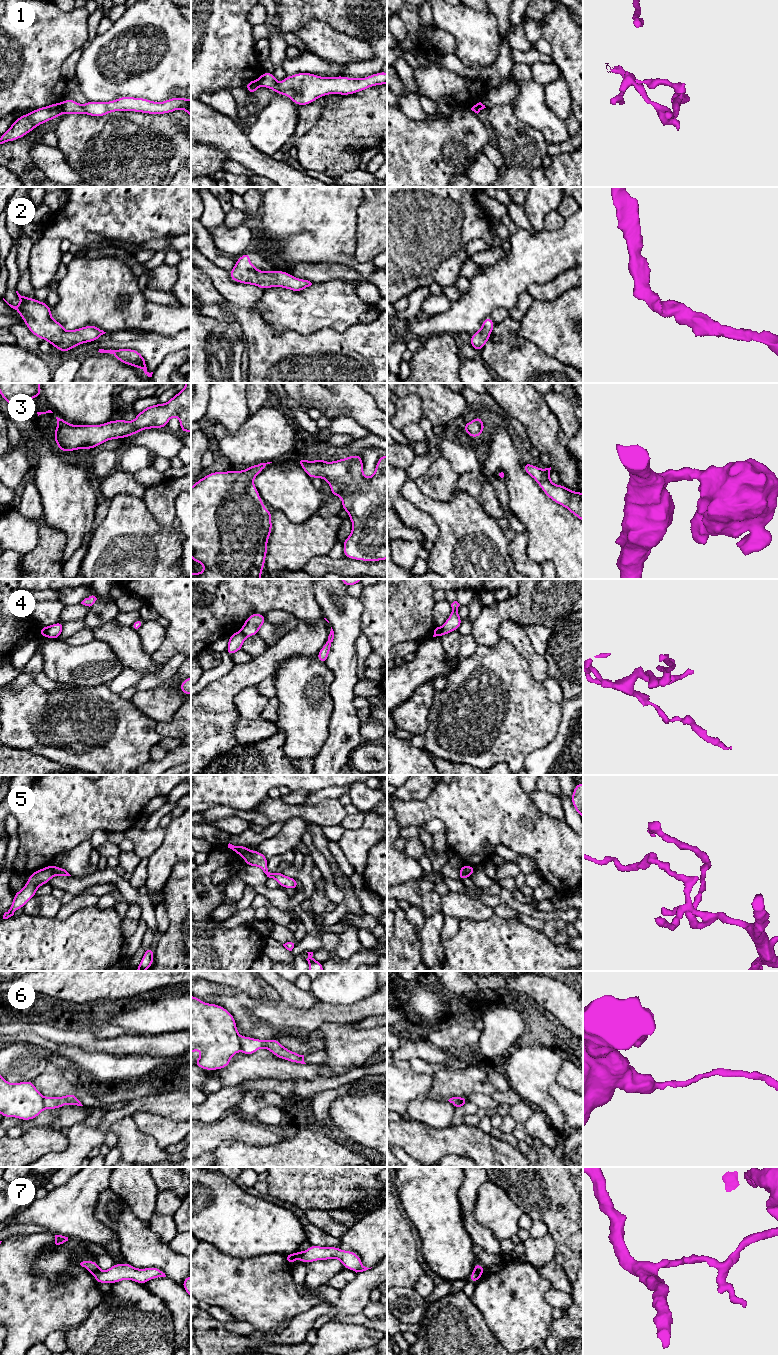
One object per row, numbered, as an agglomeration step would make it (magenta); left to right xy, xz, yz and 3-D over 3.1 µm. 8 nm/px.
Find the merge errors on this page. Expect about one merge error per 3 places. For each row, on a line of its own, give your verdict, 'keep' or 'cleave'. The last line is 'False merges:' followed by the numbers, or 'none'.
1: cleave
2: keep
3: keep
4: cleave
5: cleave
6: cleave
7: cleave
False merges: 1, 4, 5, 6, 7

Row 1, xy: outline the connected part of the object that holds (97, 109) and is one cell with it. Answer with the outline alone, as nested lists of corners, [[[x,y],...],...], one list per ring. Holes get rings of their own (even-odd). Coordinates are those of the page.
[[[125,96],[110,102],[88,101],[84,105],[71,99],[65,99],[63,102],[64,114],[88,114],[94,117],[101,117],[114,111],[166,114],[178,109],[185,110],[191,117],[191,99],[175,97],[159,103],[145,98]]]

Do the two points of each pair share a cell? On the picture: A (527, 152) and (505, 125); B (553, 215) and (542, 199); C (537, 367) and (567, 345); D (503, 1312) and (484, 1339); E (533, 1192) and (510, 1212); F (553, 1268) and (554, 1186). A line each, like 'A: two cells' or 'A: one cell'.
A: one cell
B: two cells
C: two cells
D: two cells
E: two cells
F: two cells

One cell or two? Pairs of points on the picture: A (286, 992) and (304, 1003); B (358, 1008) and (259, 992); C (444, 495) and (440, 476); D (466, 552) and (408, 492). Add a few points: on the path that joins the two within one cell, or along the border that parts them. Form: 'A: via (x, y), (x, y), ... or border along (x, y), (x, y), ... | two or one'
A: via (290, 993), (300, 999) | one
B: border along (243, 992), (255, 999), (269, 1001) | two
C: via (443, 490), (440, 487), (440, 481) | one
D: via (460, 535), (431, 506), (425, 503) | one

